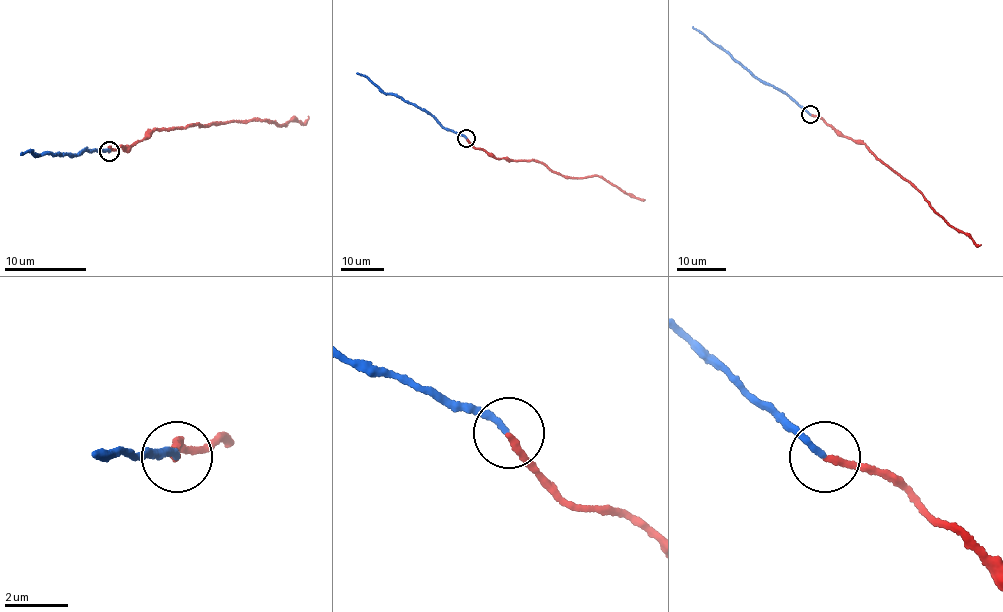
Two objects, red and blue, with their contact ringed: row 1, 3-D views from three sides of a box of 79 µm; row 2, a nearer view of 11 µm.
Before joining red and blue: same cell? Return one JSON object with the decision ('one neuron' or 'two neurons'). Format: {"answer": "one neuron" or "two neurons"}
{"answer": "one neuron"}

